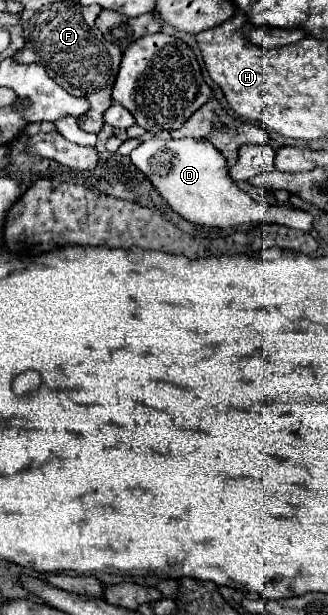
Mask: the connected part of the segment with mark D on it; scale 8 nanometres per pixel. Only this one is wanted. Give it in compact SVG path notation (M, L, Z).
M150 138L130 152L130 160L160 190L172 210L194 224L228 228L246 222L276 222L302 232L308 232L312 228L310 212L288 206L260 206L246 192L242 192L228 176L224 156L206 138Z

